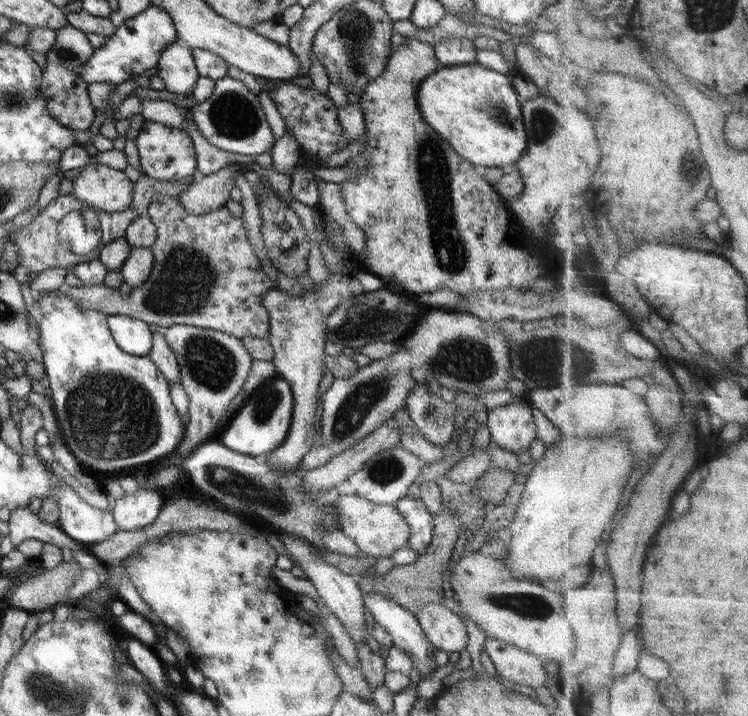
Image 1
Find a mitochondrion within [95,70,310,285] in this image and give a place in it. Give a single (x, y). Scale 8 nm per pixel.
(234, 116)

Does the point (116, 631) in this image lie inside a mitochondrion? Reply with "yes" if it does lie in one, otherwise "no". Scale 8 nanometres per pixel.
no

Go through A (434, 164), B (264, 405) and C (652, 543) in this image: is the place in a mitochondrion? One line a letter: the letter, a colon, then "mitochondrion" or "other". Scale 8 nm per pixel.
A: mitochondrion
B: mitochondrion
C: other

